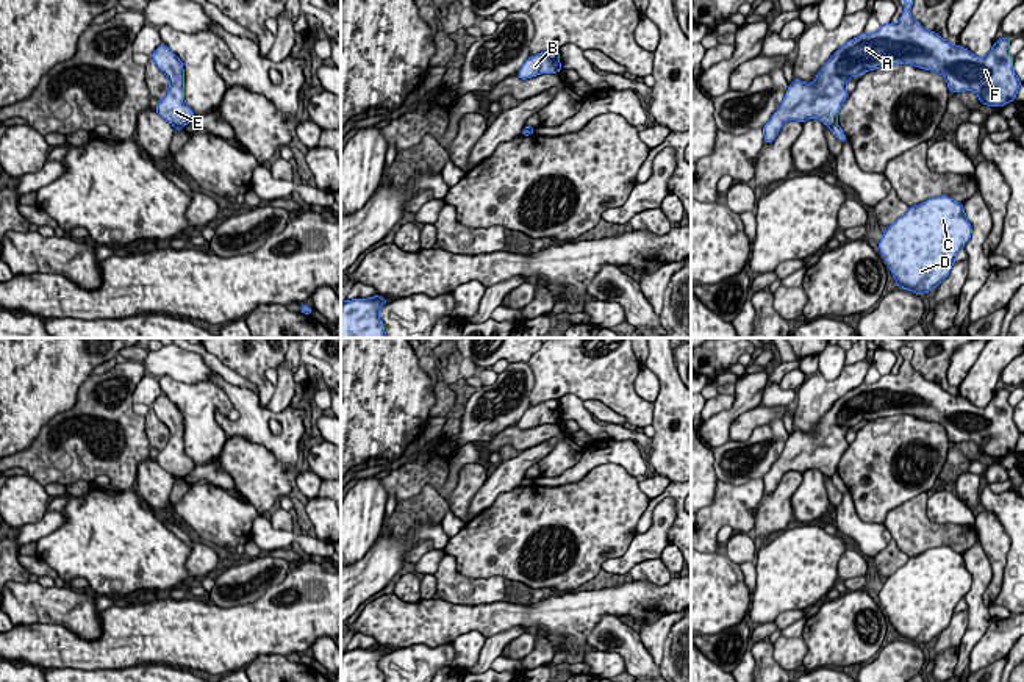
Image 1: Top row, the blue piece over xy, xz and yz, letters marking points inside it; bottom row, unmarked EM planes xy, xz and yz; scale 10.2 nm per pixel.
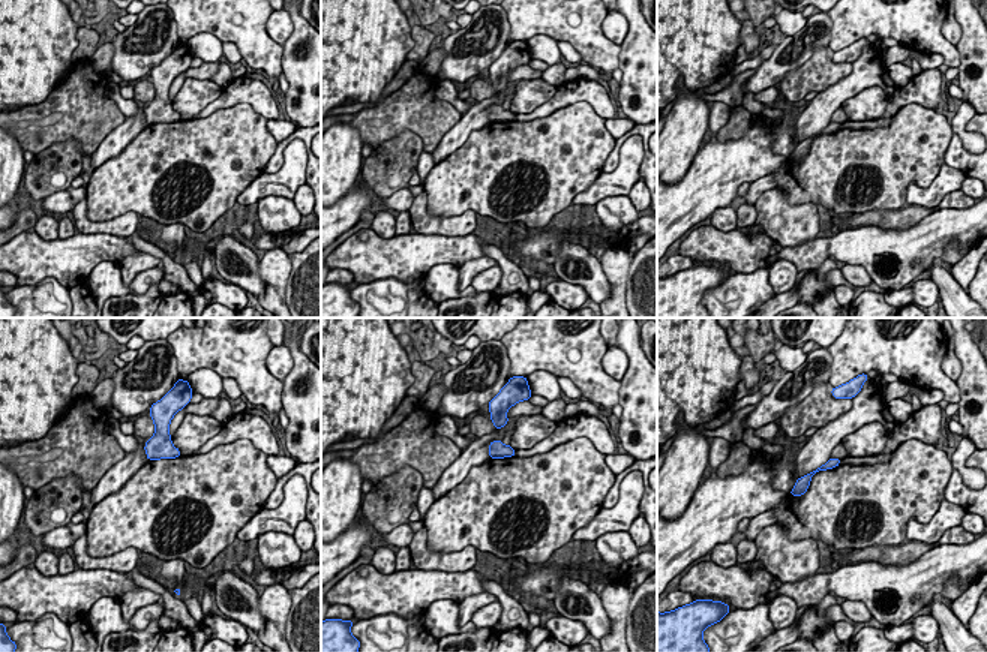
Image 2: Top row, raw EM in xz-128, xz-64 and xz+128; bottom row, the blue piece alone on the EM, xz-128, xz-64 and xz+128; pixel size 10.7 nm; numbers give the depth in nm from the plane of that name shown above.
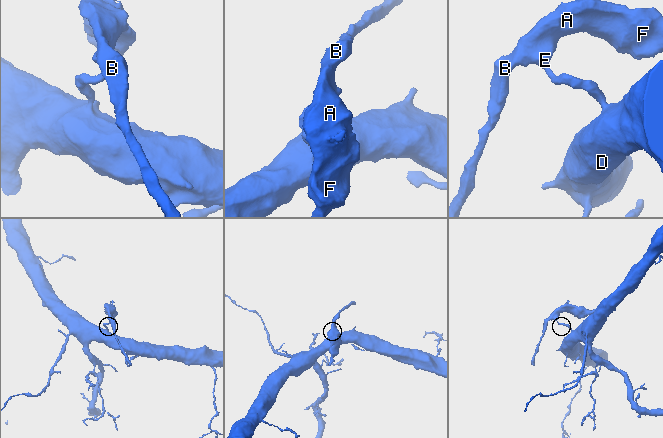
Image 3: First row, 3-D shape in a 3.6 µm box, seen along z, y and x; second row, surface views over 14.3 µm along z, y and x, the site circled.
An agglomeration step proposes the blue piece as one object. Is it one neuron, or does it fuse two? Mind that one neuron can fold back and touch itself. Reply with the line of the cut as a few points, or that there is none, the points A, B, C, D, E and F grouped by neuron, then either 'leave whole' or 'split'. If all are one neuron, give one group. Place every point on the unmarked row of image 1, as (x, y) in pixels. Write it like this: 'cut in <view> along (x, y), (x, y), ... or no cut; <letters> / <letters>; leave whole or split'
cut in yz along (835, 473), (830, 477); A B E F / C D; split

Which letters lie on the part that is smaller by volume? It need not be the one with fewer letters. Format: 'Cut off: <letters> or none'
Cut off: A, B, E, F

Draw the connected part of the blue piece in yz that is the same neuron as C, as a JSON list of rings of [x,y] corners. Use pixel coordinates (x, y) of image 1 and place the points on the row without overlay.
[[[941,546],[910,557],[893,576],[883,579],[879,599],[899,638],[927,644],[949,626],[958,601],[971,590],[971,583],[963,554]]]

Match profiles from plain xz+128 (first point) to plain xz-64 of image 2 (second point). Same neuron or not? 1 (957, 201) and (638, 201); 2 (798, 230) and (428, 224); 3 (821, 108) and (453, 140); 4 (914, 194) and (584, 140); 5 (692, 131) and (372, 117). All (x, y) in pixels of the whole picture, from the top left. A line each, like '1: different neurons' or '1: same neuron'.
1: different neurons
2: same neuron
3: same neuron
4: different neurons
5: different neurons

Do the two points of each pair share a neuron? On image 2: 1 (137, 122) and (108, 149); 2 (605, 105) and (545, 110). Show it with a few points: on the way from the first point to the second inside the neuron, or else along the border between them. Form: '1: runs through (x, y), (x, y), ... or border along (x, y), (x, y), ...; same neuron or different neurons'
1: runs through (129, 128), (116, 141); same neuron
2: runs through (590, 95), (566, 95), (560, 99); same neuron

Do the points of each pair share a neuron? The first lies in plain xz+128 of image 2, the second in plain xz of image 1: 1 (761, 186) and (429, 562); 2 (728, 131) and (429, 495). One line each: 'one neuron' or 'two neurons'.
1: one neuron
2: one neuron

